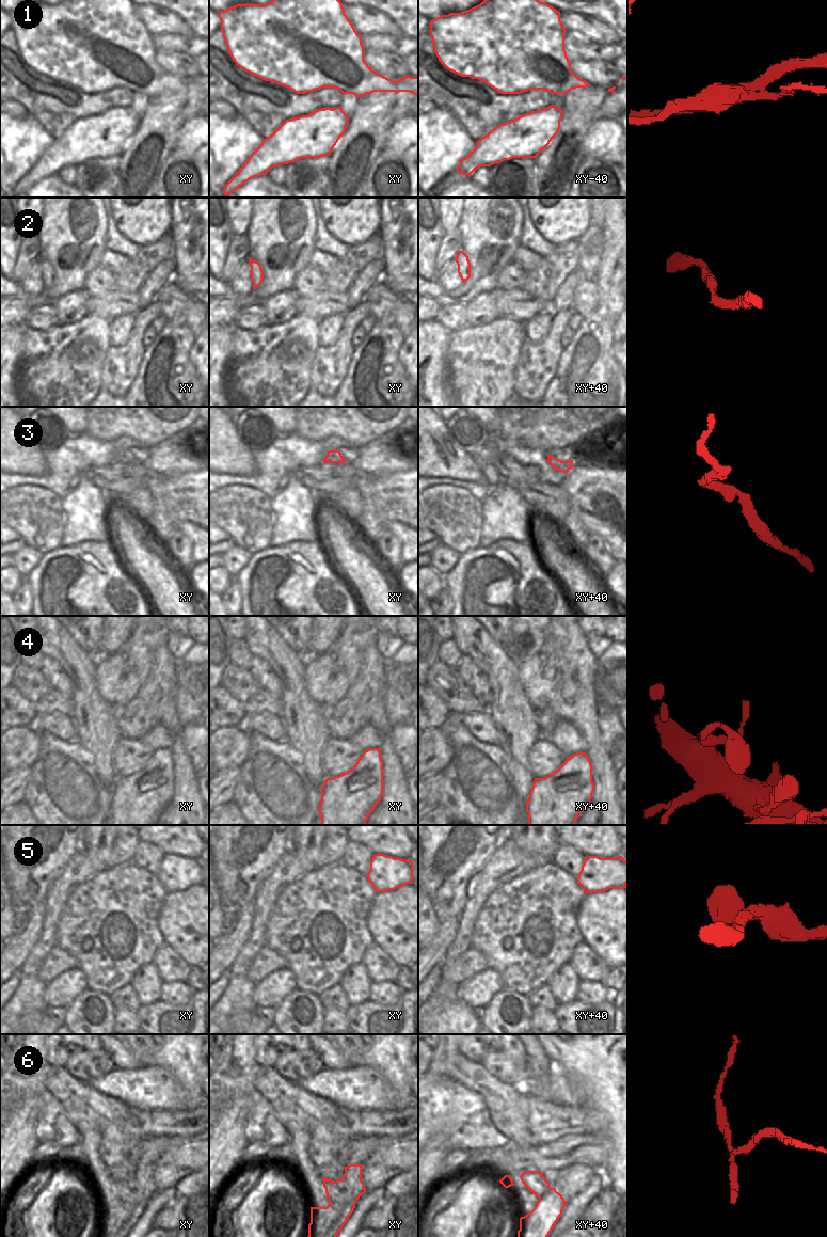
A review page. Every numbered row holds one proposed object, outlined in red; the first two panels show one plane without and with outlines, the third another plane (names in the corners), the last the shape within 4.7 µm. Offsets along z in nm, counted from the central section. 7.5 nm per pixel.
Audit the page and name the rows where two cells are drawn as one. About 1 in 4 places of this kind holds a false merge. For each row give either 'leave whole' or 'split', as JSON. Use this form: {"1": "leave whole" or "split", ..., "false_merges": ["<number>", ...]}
{"1": "split", "2": "leave whole", "3": "leave whole", "4": "leave whole", "5": "leave whole", "6": "split", "false_merges": ["1", "6"]}

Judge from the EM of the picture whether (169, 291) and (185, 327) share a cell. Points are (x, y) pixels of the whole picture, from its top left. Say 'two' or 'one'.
two

